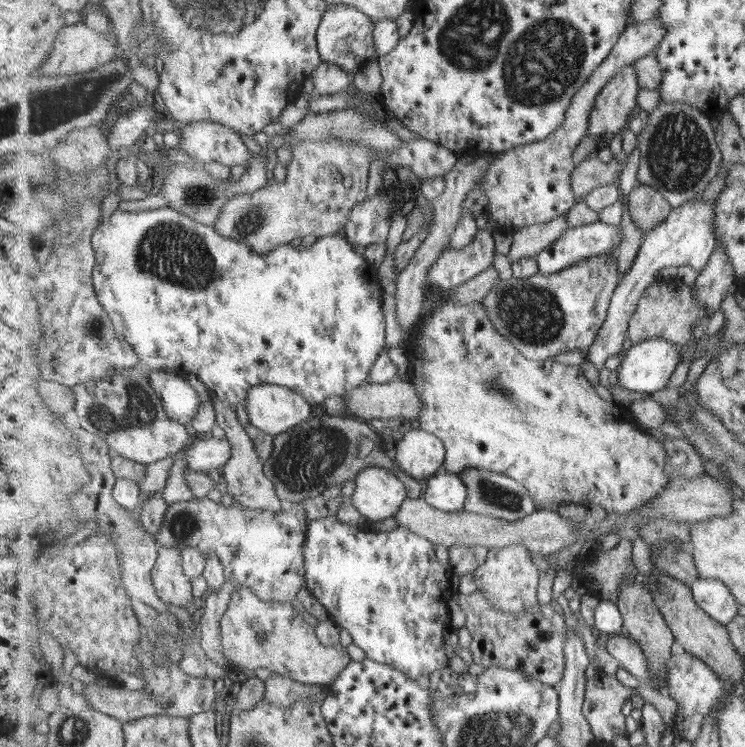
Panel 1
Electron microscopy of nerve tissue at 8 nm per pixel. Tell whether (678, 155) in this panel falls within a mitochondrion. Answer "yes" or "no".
yes

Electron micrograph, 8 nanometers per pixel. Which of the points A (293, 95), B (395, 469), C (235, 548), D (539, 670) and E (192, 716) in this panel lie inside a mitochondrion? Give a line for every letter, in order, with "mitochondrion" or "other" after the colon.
A: other
B: other
C: mitochondrion
D: other
E: other

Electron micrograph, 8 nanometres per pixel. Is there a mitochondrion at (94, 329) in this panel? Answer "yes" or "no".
yes

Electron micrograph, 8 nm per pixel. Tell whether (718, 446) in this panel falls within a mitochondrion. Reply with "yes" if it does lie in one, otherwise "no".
yes

